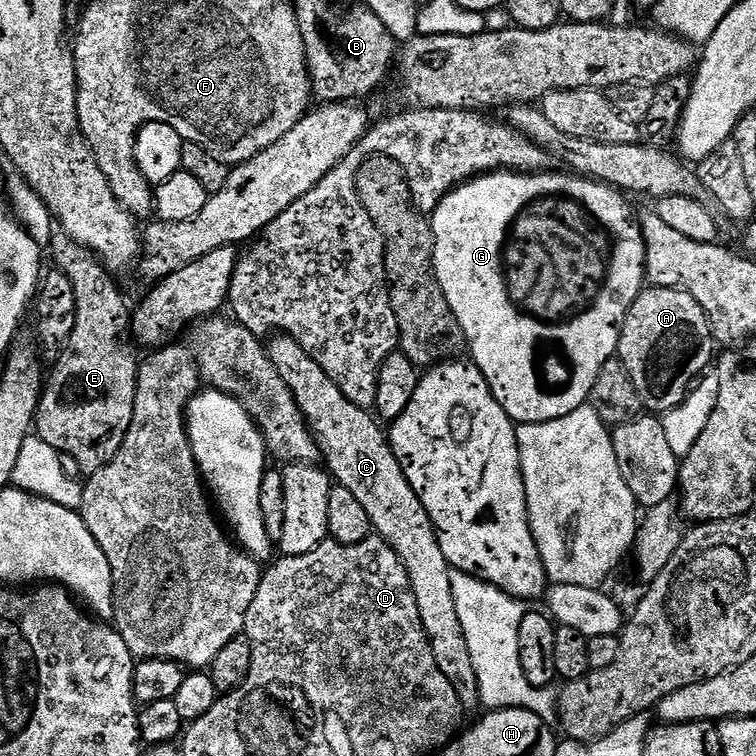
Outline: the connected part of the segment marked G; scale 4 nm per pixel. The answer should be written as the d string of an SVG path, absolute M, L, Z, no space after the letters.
M497 170L475 177L467 184L453 188L442 198L442 202L430 216L436 239L434 270L442 286L442 294L446 294L446 302L450 302L454 318L458 318L466 334L467 351L472 352L471 363L475 364L476 369L486 378L494 398L498 398L502 410L506 410L508 417L516 424L537 424L550 422L554 418L566 418L570 410L578 410L589 403L598 370L602 370L602 366L617 355L620 347L620 327L624 324L630 306L634 306L634 302L646 287L644 235L637 217L632 217L632 208L628 205L629 197L619 188L612 188L601 180L589 180L587 176L569 174L564 170L552 171L541 170L525 174Z

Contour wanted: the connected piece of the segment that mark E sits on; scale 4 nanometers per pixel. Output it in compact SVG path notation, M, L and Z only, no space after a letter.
M58 223L52 225L52 237L49 238L47 251L52 251L55 271L66 274L74 285L74 330L68 343L55 357L56 365L50 368L46 383L40 394L40 405L34 421L35 435L42 438L54 450L69 456L73 465L81 468L84 474L102 470L118 454L126 434L130 430L130 422L134 418L136 391L138 390L138 374L141 361L136 360L137 349L123 340L130 332L130 307L124 301L120 288L116 285L117 277L109 272L103 260L90 251L82 242L76 242Z

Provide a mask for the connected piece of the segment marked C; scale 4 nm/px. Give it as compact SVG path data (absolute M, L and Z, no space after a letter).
M276 334L267 341L268 357L274 362L274 370L286 382L290 394L294 394L297 406L308 420L316 438L316 445L320 448L320 454L326 463L327 471L333 481L339 487L350 490L358 502L362 502L366 514L370 514L370 522L375 535L385 540L398 554L398 558L406 566L406 572L410 574L410 584L414 590L414 598L418 598L418 614L422 614L422 626L426 630L426 638L430 638L430 650L434 650L434 658L438 658L438 670L446 674L450 686L454 686L454 694L458 694L460 704L465 710L481 707L480 691L478 690L478 674L474 674L474 662L470 659L470 645L466 643L466 634L462 630L462 621L458 619L458 605L454 603L454 589L450 587L450 574L454 570L449 564L446 554L442 554L442 546L438 542L436 528L430 522L430 514L426 514L426 506L414 494L414 486L406 478L398 458L394 454L392 444L388 441L388 432L382 427L381 421L369 409L362 406L354 406L338 386L334 386L334 378L302 350L302 346L292 336Z

